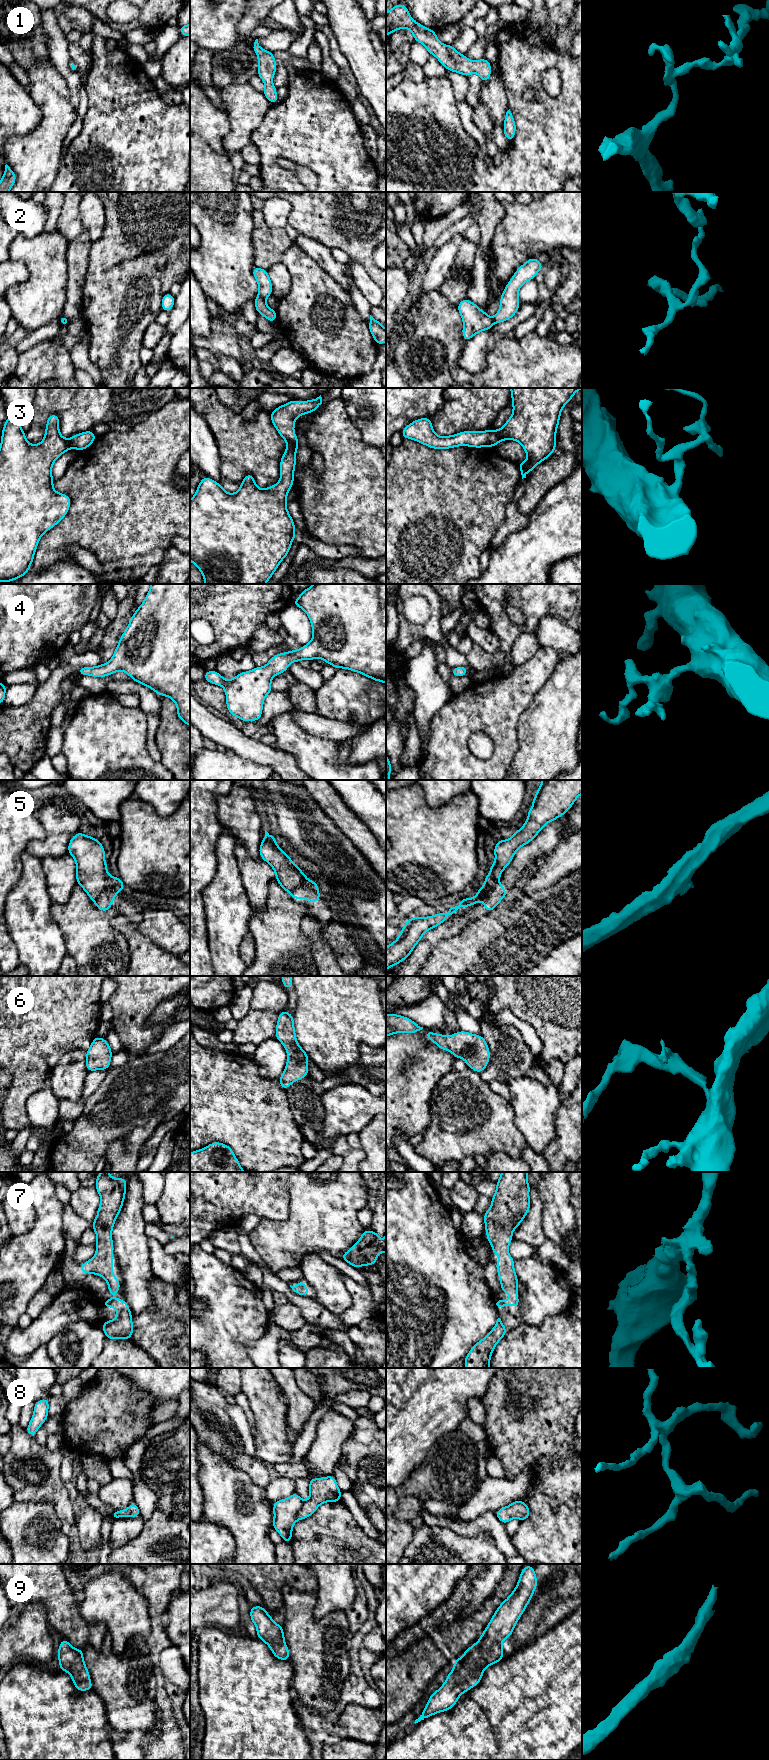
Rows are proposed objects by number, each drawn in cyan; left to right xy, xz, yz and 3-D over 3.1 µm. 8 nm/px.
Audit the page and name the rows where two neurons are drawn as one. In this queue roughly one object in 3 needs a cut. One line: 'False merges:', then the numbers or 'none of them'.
False merges: 2, 5

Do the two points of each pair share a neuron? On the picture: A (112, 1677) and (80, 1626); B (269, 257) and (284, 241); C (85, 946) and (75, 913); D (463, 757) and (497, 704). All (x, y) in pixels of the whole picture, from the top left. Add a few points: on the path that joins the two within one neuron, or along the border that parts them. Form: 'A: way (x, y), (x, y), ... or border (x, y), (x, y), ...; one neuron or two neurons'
A: border (88, 1643), (82, 1648); two neurons
B: way (273, 253), (281, 245); one neuron
C: way (85, 938), (85, 928), (80, 921); one neuron
D: way (463, 743), (463, 735), (483, 715); one neuron

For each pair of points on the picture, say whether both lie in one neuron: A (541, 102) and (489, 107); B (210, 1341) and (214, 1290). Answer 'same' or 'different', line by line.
A: different
B: same

